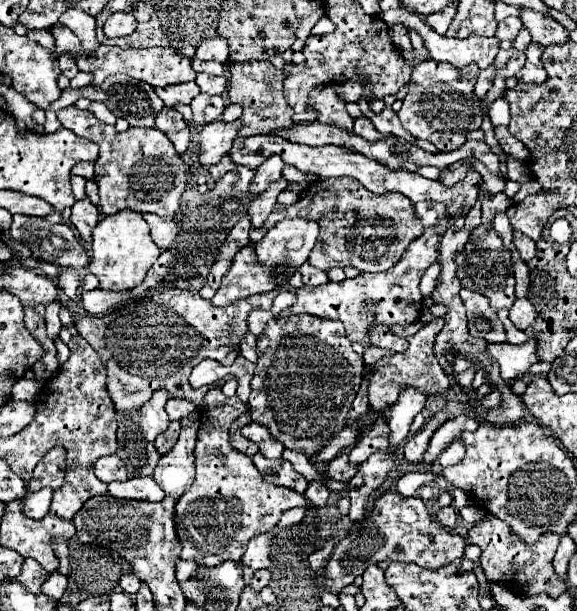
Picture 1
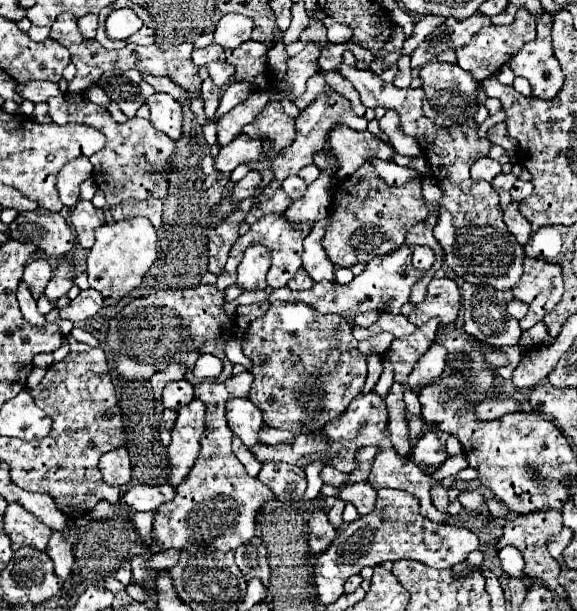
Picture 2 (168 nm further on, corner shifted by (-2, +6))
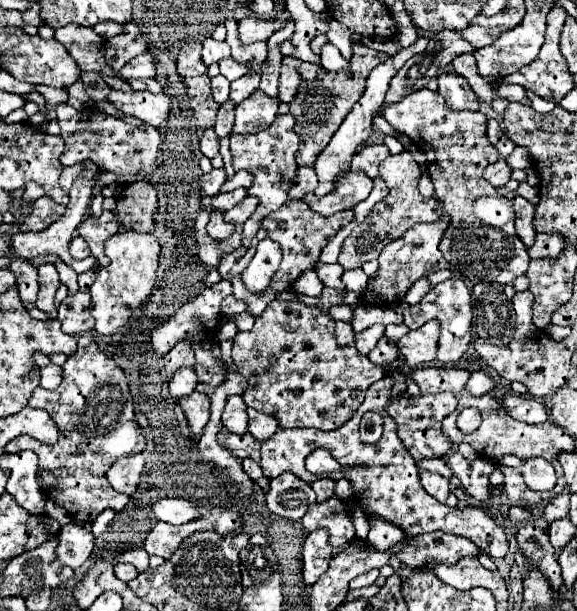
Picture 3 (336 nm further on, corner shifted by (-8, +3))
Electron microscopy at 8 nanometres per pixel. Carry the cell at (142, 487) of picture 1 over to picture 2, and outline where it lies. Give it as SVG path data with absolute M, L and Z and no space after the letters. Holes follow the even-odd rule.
M135 486L125 496L123 502L127 502L137 512L151 512L157 510L161 504L171 502L175 498L173 486Z

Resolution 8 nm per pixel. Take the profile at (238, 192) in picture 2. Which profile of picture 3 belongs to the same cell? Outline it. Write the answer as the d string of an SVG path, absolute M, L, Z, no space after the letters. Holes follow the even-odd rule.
M239 187L239 189L229 191L229 193L219 193L219 195L213 197L213 207L215 207L217 211L227 211L227 209L231 209L233 205L237 205L245 195L247 195L247 189L245 189L245 187Z

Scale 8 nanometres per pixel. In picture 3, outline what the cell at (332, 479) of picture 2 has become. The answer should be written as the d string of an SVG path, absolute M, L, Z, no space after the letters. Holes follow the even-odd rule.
M323 477L323 479L317 479L315 483L311 483L311 487L313 487L319 503L321 503L321 501L327 501L329 497L333 497L335 483L337 483L337 481L333 481L333 479L329 479L329 477Z

